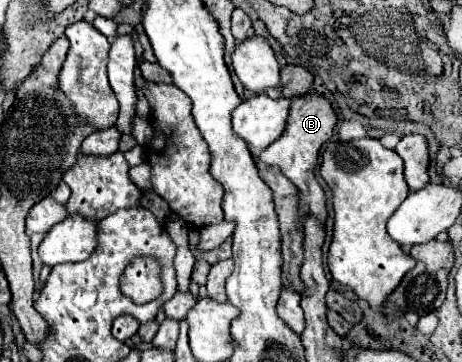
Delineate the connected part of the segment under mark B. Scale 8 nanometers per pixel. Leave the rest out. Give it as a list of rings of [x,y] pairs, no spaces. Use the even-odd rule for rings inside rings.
[[[311,90],[311,92],[291,100],[291,114],[289,114],[289,122],[287,122],[283,136],[259,154],[259,158],[265,164],[279,166],[281,172],[299,188],[299,210],[303,214],[303,218],[307,214],[313,214],[321,222],[325,222],[325,218],[327,218],[325,192],[323,192],[321,184],[315,180],[315,168],[319,164],[319,150],[333,136],[335,124],[337,124],[337,114],[335,114],[331,102],[323,94],[317,94]]]

